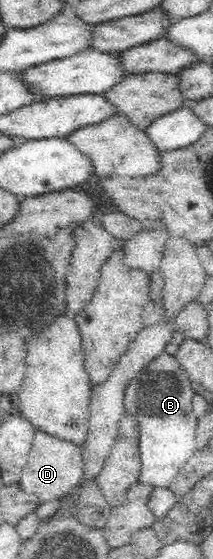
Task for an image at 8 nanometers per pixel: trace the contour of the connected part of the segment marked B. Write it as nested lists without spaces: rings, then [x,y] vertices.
[[[163,353],[155,363],[147,365],[135,380],[127,385],[125,409],[135,414],[139,422],[141,475],[139,483],[151,488],[170,488],[181,468],[196,450],[197,416],[192,409],[194,390],[188,374],[179,366],[174,355]]]

